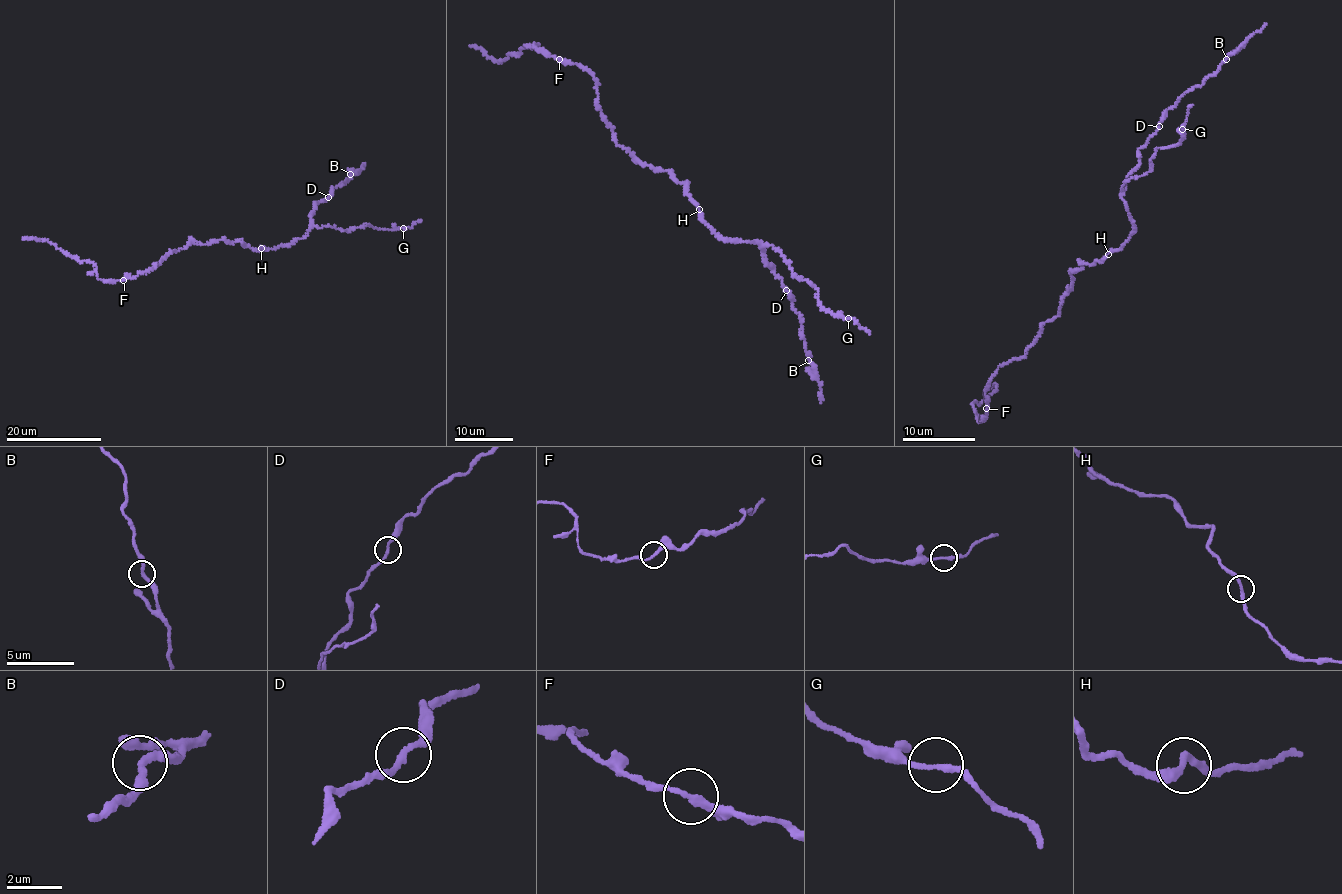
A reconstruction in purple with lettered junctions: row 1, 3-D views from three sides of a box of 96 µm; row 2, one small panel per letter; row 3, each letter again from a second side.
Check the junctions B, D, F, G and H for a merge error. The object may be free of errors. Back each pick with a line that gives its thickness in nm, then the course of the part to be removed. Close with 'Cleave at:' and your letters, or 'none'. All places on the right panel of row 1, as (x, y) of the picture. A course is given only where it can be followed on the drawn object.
F: calibre 200 nm; course (987, 409), (987, 417), (979, 422), (975, 401), (979, 405), (998, 386), (994, 383), (985, 390), (984, 396)
Cleave at: F

